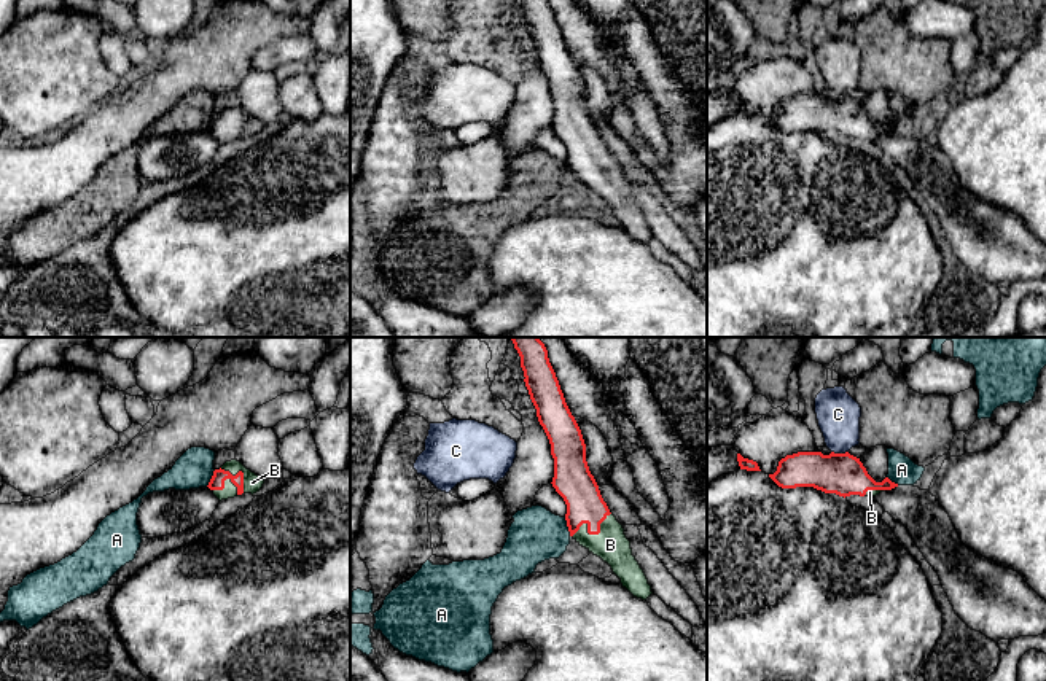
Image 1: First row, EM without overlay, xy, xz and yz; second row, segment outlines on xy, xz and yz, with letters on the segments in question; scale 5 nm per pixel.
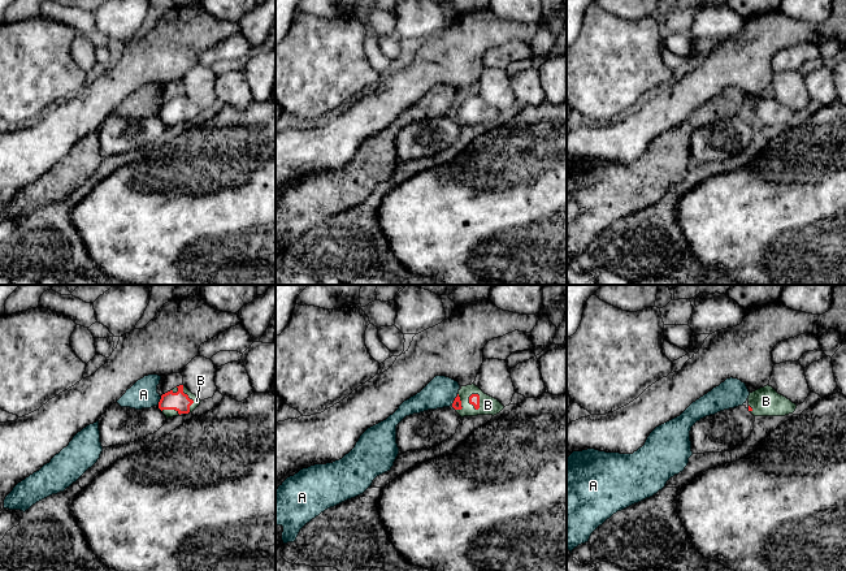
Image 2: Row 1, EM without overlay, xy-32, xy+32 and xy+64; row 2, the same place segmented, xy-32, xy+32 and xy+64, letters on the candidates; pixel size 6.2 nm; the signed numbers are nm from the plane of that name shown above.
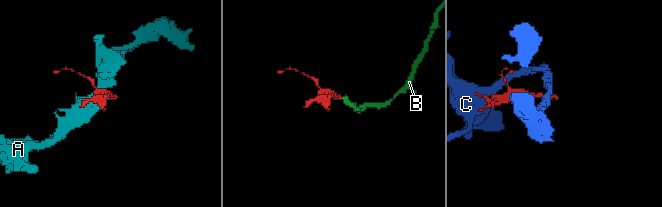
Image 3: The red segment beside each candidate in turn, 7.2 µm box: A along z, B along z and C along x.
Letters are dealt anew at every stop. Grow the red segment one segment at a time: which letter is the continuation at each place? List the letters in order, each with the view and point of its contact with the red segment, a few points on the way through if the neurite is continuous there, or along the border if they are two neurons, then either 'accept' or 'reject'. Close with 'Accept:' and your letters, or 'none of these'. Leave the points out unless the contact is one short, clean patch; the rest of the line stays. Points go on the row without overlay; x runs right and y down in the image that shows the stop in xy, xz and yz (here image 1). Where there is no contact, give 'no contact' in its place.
A: xz (569, 171) | along xz (564, 161), (570, 179) | reject
B: xz (593, 177) | across xz (585, 148), (593, 177), (610, 188) | accept
C: yz (839, 97) | along yz (831, 94), (847, 96) | reject
Accept: B

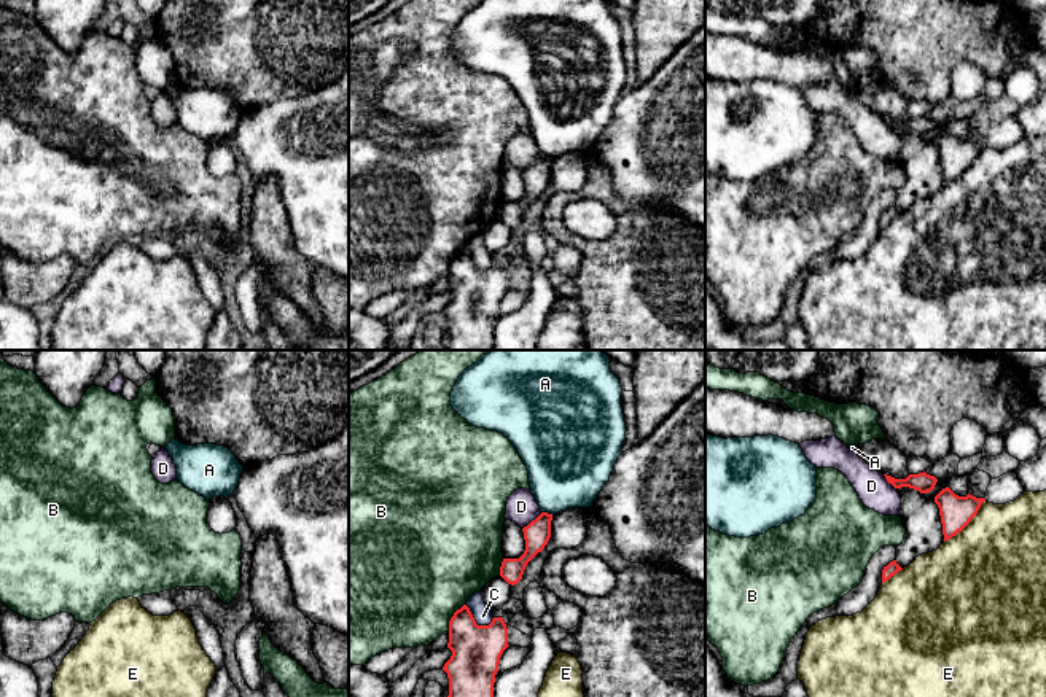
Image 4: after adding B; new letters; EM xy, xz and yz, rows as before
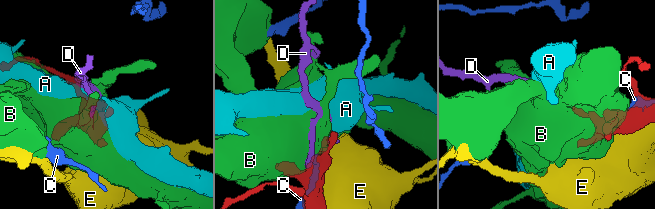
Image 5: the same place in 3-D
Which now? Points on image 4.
A: xz (546, 156) | along xz (542, 155), (553, 158) | reject
B: xz (451, 261) | reject
C: xz (475, 264) | reject
D: xz (532, 164) | reject
E: yz (967, 167) | reject
Accept: none of these

